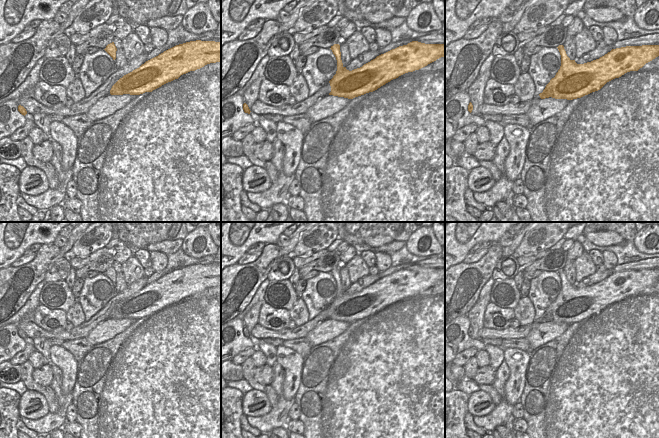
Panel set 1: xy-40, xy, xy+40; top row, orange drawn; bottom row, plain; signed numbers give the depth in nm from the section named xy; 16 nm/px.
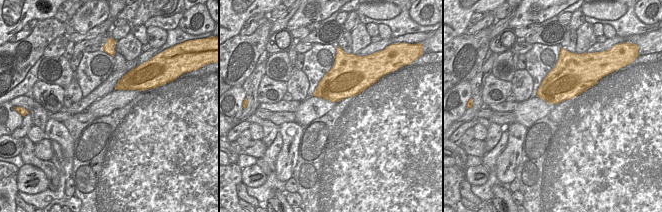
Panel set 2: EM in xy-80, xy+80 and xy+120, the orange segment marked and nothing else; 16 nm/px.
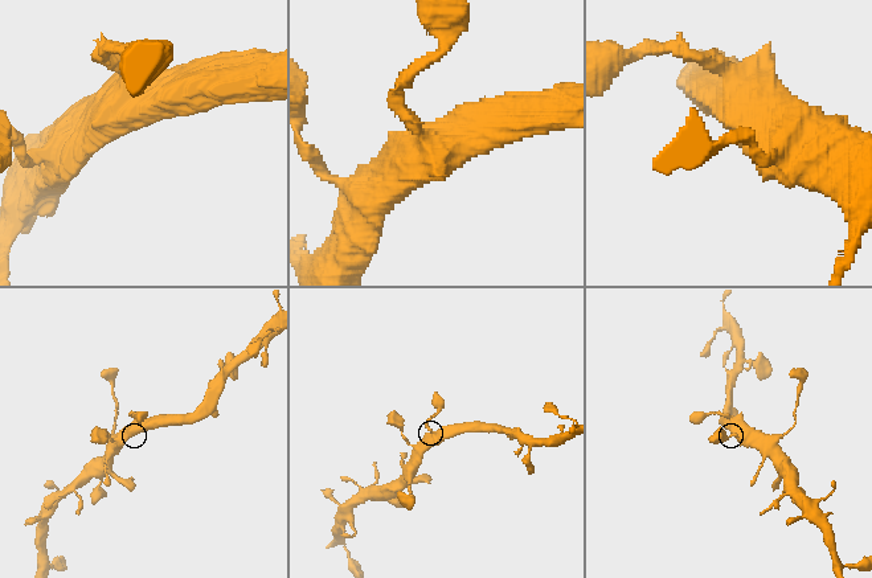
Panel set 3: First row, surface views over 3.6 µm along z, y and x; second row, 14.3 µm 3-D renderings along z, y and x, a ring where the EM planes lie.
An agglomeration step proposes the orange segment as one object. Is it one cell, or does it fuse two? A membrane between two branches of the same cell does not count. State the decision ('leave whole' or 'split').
leave whole

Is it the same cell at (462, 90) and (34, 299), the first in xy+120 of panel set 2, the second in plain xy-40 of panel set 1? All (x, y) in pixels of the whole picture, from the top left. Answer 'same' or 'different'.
different

